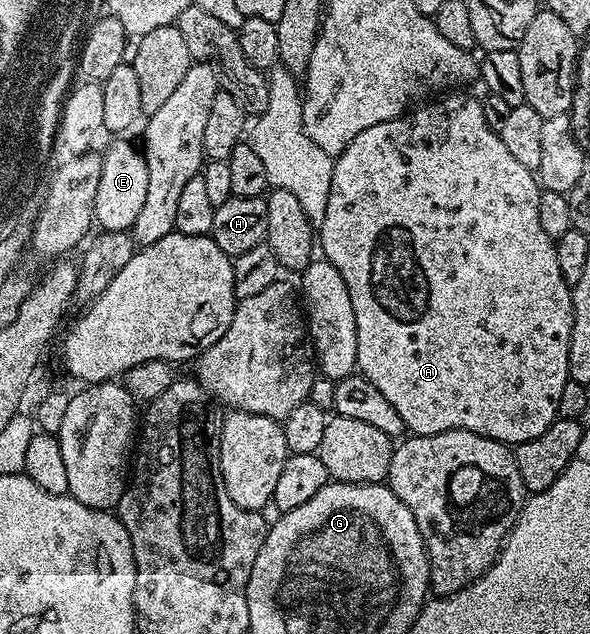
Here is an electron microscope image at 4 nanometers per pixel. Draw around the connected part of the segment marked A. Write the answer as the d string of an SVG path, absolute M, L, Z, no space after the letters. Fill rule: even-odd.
M466 92L447 93L437 100L427 101L417 108L411 109L409 112L400 115L399 118L393 118L384 124L376 124L365 132L360 132L360 136L356 136L356 140L352 140L352 144L348 144L348 148L344 148L344 152L334 158L332 188L328 192L328 212L324 212L324 220L320 223L316 238L320 243L321 253L322 250L326 253L323 254L325 261L333 264L336 272L340 272L340 276L344 276L344 284L348 284L348 296L352 296L352 312L356 312L357 369L363 378L367 378L388 399L392 404L392 408L396 408L396 412L400 412L400 420L404 420L406 430L414 436L439 434L449 430L467 430L497 442L517 444L528 440L536 440L536 436L540 436L540 432L544 432L558 417L560 396L564 392L564 384L570 381L568 348L572 340L572 324L574 323L574 295L572 287L567 284L563 273L560 272L560 264L556 261L555 239L550 238L548 232L544 232L544 228L540 225L540 196L542 190L535 171L524 168L524 164L518 163L508 153L508 148L504 148L504 140L500 140L498 132L490 127L488 120L484 120L484 108L481 101L477 97L475 99L469 98L468 95L462 93Z

